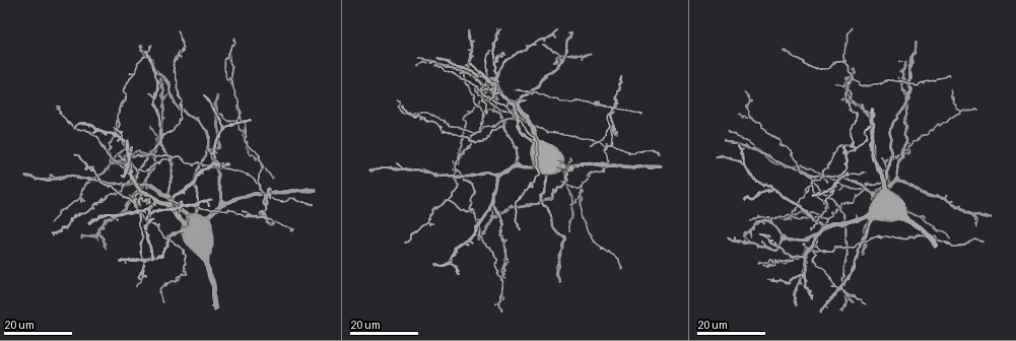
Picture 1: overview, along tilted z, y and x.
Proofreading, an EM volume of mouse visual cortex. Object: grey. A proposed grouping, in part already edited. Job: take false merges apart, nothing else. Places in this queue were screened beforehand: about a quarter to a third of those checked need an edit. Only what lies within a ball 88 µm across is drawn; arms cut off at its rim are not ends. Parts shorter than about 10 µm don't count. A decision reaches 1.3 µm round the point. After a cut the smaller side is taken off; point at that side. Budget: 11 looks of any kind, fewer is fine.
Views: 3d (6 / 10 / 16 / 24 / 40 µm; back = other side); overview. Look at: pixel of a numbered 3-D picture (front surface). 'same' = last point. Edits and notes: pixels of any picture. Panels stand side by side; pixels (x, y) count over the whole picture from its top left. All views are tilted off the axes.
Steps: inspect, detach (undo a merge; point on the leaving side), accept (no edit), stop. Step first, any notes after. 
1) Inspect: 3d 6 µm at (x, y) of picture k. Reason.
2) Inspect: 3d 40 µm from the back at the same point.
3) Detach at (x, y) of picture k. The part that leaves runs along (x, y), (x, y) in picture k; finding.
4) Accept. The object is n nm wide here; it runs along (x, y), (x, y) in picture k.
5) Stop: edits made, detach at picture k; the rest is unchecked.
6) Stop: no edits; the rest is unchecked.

Inspect: 3d 24 µm at (844, 60) of picture 1. Three arms meet.

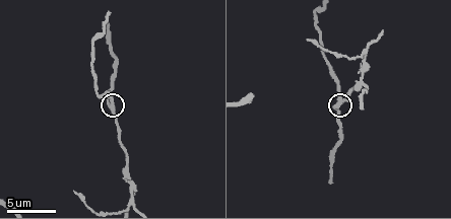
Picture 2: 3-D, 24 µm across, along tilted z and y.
Inspect: 3d 6 µm at (340, 101) of picture 2.

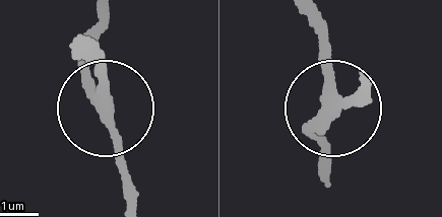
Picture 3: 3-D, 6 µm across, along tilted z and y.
Accept. The side arm is 14 µm long; it runs along (366, 74), (364, 94), (310, 132), (318, 143) in picture 3; continuous, no second neuron.

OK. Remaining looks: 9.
Inspect: 3d 16 µm at (804, 172) of picture 1. Side arm on a straight run.

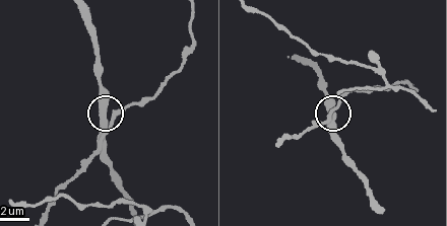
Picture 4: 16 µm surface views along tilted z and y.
Inspect: 3d 10 µm at (103, 121) of picture 4. Zoom in.

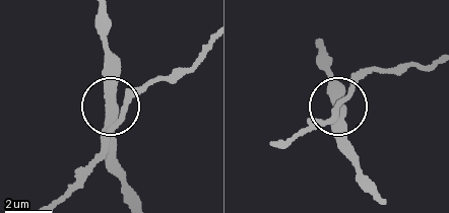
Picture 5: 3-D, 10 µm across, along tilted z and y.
Accept. The object is 330 nm wide here; it runs along (137, 200), (114, 150), (113, 56) in picture 5; continuous, no second neuron.

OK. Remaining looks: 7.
Inspect: 3d 24 µm at (475, 95) of picture 1. Arms part here.

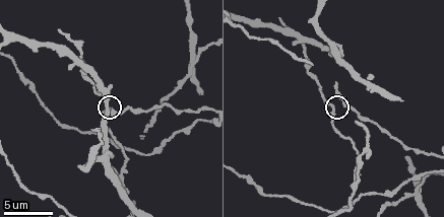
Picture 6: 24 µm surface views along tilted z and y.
Inspect: 3d 10 µm at (333, 109) of picture 6.

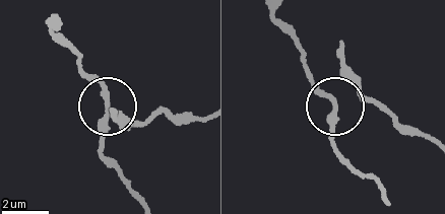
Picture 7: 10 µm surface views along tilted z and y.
Accept. It runs along (386, 193), (334, 145), (332, 113), (337, 104), (309, 77) in picture 7; one neuron here.

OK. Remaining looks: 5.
Inspect: 3d 24 µm at (471, 144) of picture 1. A narrow waist.

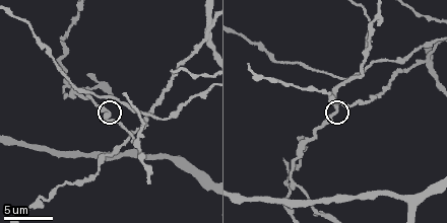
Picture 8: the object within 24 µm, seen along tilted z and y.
Inspect: 3d 6 µm at (333, 113) of picture 8.

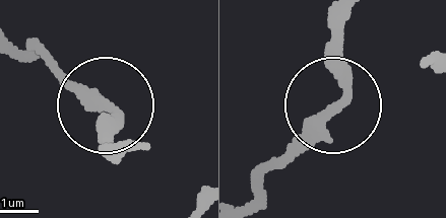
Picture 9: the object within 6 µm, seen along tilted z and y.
Accept. It runs along (121, 148), (111, 140), (112, 105), (33, 52) in picture 9; continuous, no second neuron.

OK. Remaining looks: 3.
Inspect: 3d 16 µm at (471, 213) of picture 1. Four arms meet.

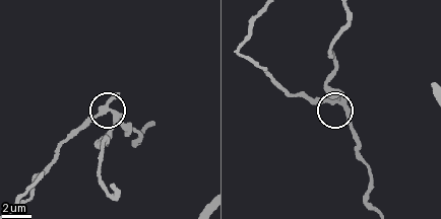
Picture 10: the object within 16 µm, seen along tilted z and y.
Inspect: 3d 10 µm at (117, 115) of picture 10. Zoom in.

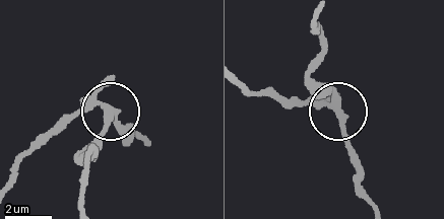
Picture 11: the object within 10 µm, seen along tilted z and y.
Detach at (66, 122) of picture 11. 4 arms meet here; the part that leaves runs along (91, 102), (41, 137), (18, 166), (14, 183) in picture 11; a second neuron is stuck on.

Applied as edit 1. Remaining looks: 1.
Inspect: 3d 16 µm at (130, 177) of picture 2. Three arms meet.

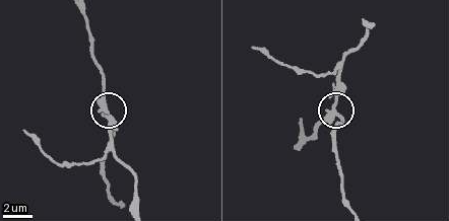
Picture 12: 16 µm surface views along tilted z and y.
Accept. 3 arms meet here; it runs along (139, 207), (135, 172), (116, 156), (110, 139), (104, 79) in picture 12; one neuron here.

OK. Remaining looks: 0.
Stop: edits made, detach at picture 11; the rest is unchecked.

